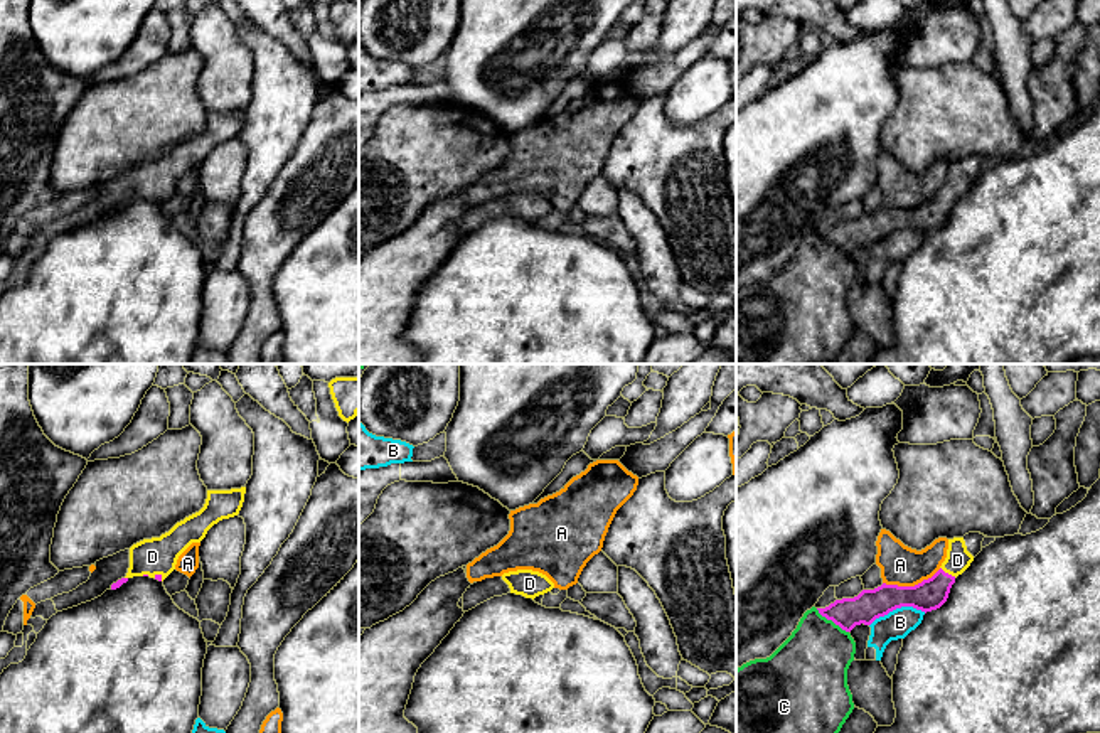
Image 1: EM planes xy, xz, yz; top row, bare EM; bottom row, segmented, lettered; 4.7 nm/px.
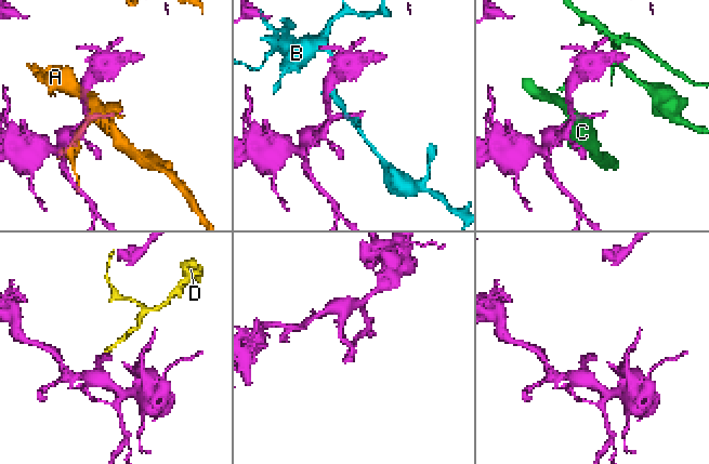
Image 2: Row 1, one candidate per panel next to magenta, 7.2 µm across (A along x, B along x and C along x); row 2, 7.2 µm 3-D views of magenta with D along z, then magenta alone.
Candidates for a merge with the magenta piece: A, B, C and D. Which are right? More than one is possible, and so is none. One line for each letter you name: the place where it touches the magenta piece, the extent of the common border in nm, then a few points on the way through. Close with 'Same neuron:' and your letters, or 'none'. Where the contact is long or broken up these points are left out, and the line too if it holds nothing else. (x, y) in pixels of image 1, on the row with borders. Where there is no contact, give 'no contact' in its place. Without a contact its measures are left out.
D: contact yz (947, 573); length 90 nm; way yz (930, 593), (947, 573), (957, 560)
Same neuron: D

